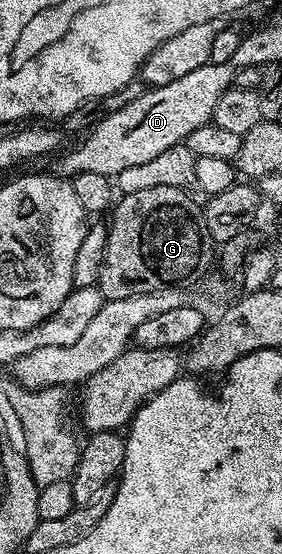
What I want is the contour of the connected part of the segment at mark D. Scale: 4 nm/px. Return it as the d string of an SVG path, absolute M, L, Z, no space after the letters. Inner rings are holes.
M209 62L198 66L198 70L185 74L183 78L174 78L174 82L170 82L166 86L161 88L149 87L144 90L148 92L134 97L129 104L114 109L109 116L102 117L93 126L92 133L77 148L70 152L68 152L69 150L63 151L60 155L57 155L51 161L51 163L53 162L52 168L50 168L51 175L71 178L78 174L102 174L114 178L130 166L142 166L142 162L150 162L150 158L158 158L158 154L162 154L162 150L170 150L175 144L185 143L188 135L211 121L214 106L218 106L218 98L222 98L222 94L226 94L226 90L235 85L236 75L240 67L241 65L236 62L230 64Z

